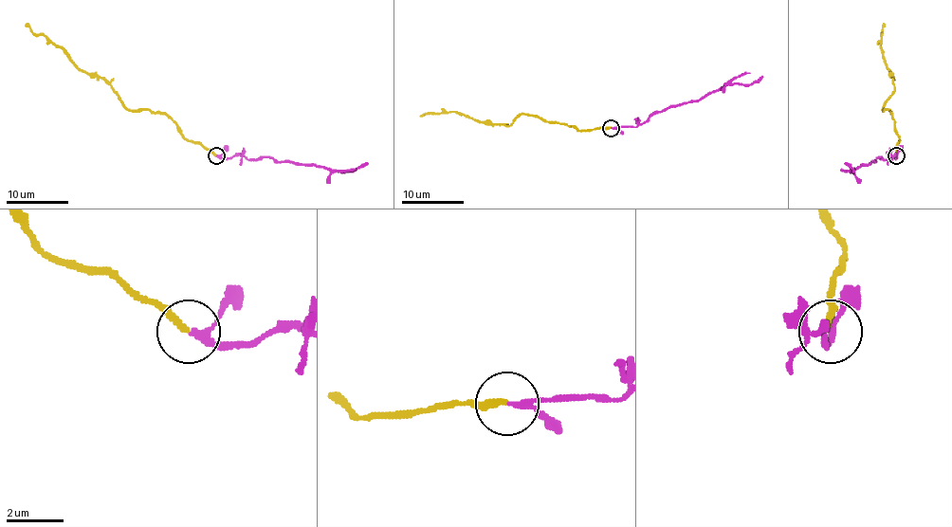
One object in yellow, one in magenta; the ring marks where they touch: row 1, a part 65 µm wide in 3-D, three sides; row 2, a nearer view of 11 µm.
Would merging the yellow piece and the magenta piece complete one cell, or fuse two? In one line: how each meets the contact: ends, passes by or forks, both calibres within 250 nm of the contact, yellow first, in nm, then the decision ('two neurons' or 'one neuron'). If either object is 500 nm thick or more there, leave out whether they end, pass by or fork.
yellow ends; magenta passes by; calibres 200 and 180 nm; two neurons

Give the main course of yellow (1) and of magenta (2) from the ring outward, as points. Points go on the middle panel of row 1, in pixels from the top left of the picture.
1: (611, 127), (584, 130), (523, 114), (508, 126), (478, 121), (456, 112), (420, 117)
2: (611, 127), (637, 127), (654, 114), (699, 100), (728, 84), (748, 84), (762, 76)

